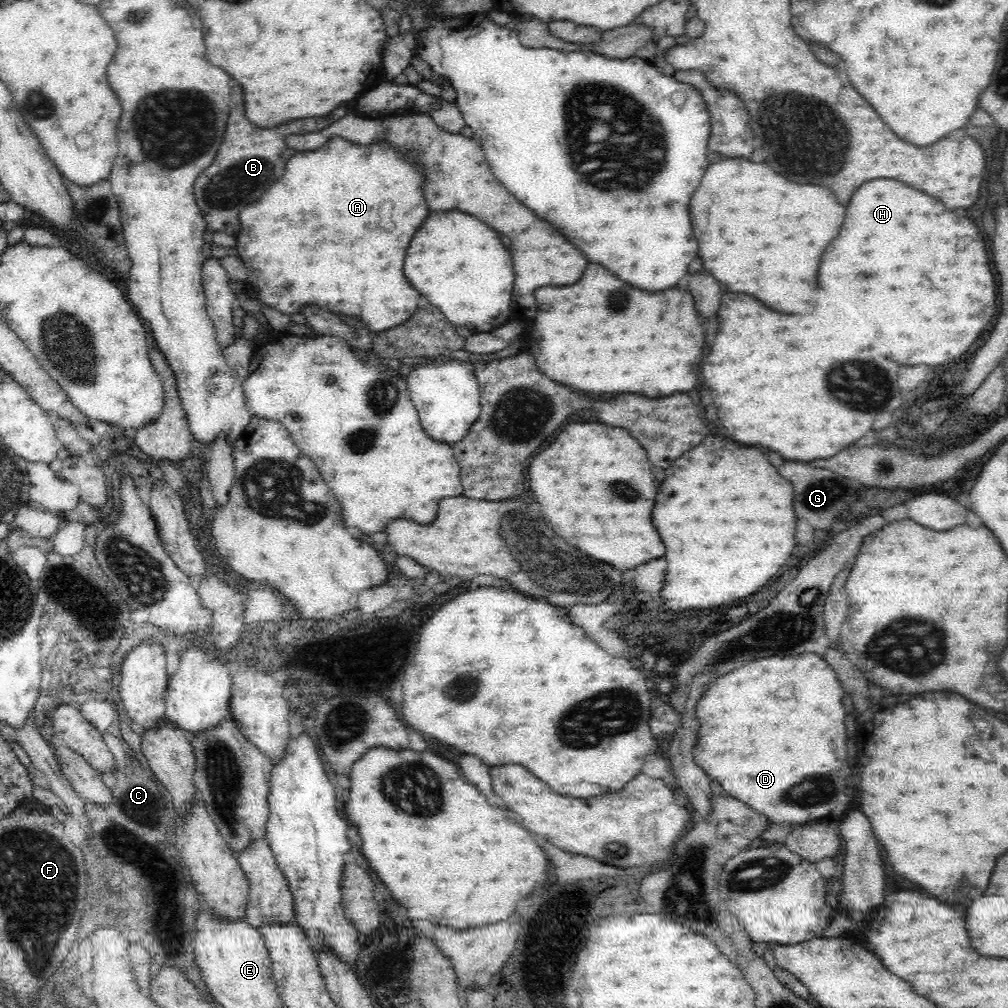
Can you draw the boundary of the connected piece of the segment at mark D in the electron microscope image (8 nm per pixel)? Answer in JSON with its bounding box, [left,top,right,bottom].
[692,652,854,825]

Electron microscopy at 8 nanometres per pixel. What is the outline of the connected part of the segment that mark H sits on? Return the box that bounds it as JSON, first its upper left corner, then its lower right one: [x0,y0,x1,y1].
[818,180,996,366]

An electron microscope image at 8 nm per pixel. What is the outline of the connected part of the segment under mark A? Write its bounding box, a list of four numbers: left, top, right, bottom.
[236,136,428,332]

